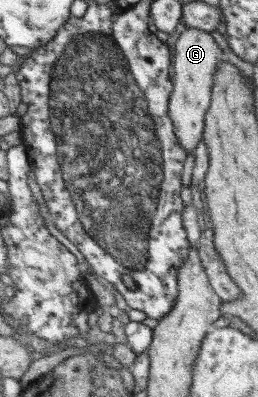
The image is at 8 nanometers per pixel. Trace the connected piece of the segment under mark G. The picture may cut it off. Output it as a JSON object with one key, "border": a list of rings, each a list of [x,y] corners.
{"border":[[[187,27],[175,43],[174,92],[169,109],[176,126],[176,136],[186,148],[186,153],[195,153],[203,139],[205,121],[213,98],[214,81],[222,61],[227,61],[226,53],[208,31]]]}

